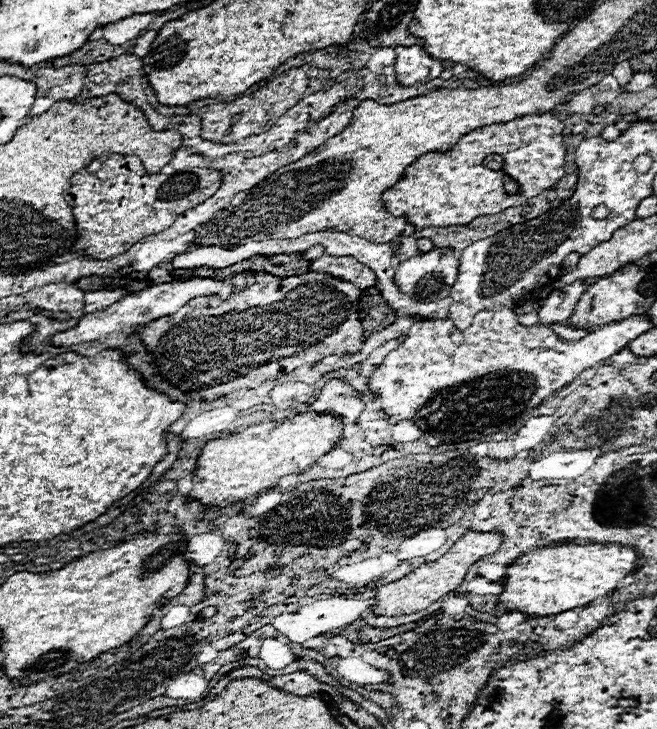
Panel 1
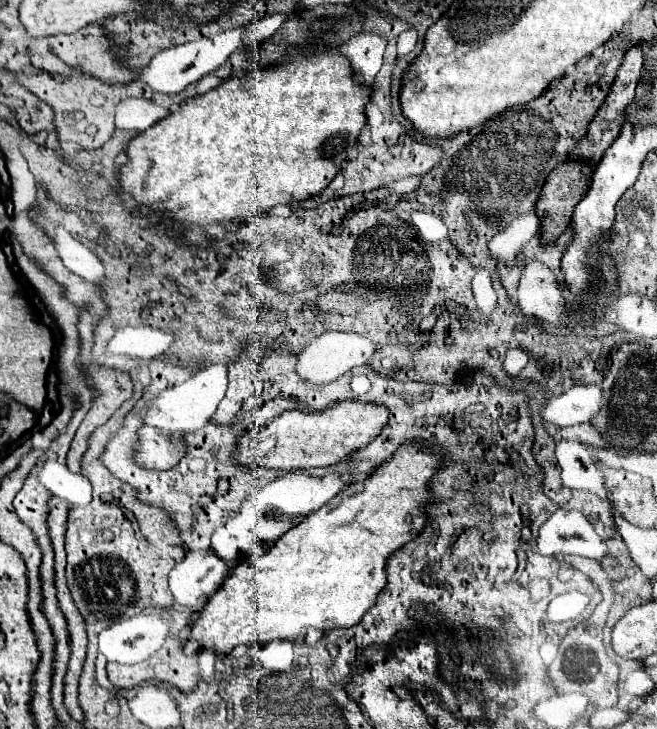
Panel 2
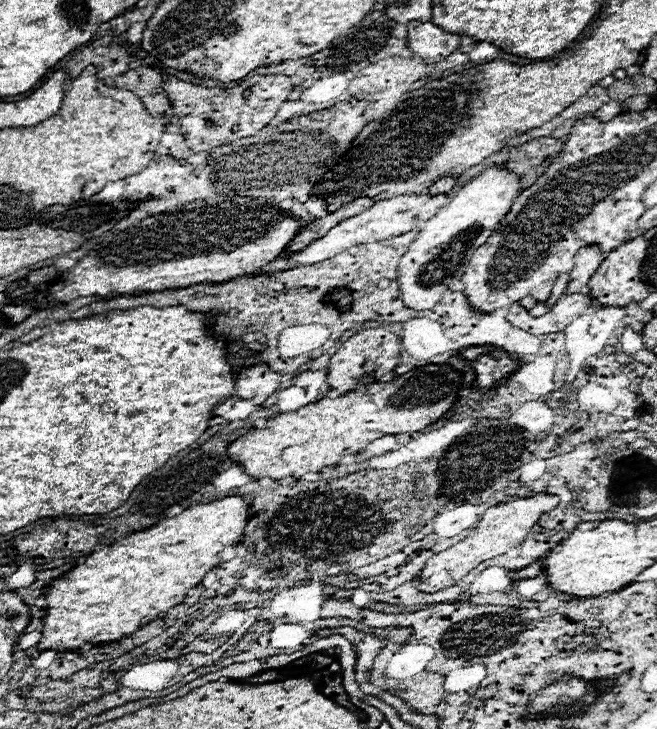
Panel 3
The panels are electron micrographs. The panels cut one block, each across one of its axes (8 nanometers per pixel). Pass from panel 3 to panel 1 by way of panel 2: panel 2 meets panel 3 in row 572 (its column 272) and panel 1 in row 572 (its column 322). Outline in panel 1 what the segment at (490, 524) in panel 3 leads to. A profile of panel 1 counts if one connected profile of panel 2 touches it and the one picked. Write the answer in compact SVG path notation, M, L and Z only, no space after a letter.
M468 532L436 562L426 562L426 564L418 566L414 572L406 574L404 578L396 580L396 582L390 582L386 586L380 586L376 590L376 604L372 606L372 612L376 616L402 616L402 614L422 612L424 608L434 604L444 594L454 592L462 584L468 568L476 560L480 560L482 556L494 554L500 548L500 544L502 544L500 534L494 534L494 532Z

